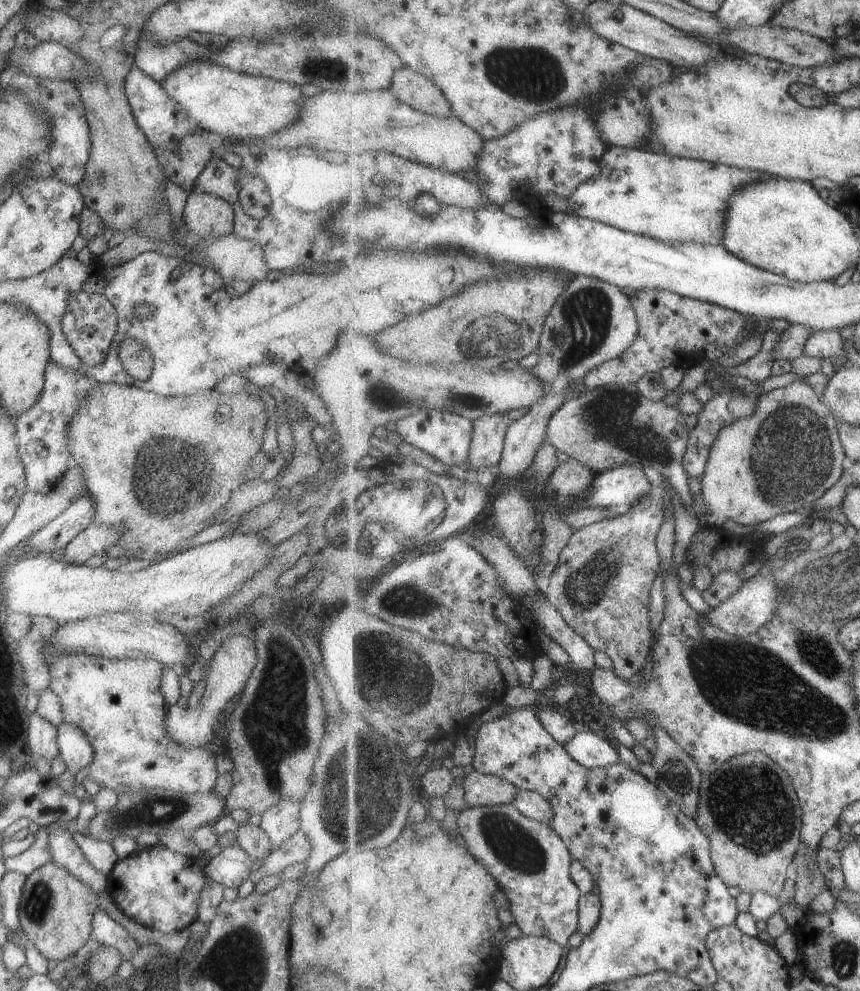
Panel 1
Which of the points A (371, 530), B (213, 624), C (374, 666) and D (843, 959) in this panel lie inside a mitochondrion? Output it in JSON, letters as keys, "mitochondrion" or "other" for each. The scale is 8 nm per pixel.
{"A":"mitochondrion","B":"other","C":"mitochondrion","D":"mitochondrion"}

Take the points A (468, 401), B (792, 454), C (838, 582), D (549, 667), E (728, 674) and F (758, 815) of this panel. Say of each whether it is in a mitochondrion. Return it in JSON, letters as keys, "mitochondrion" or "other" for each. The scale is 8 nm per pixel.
{"A":"mitochondrion","B":"mitochondrion","C":"mitochondrion","D":"other","E":"mitochondrion","F":"mitochondrion"}

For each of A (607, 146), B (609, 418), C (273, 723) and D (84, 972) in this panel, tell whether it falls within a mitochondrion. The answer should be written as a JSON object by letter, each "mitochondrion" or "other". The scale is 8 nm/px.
{"A":"other","B":"mitochondrion","C":"mitochondrion","D":"other"}

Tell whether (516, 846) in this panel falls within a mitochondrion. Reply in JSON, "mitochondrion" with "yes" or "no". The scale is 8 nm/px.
{"mitochondrion":"yes"}

